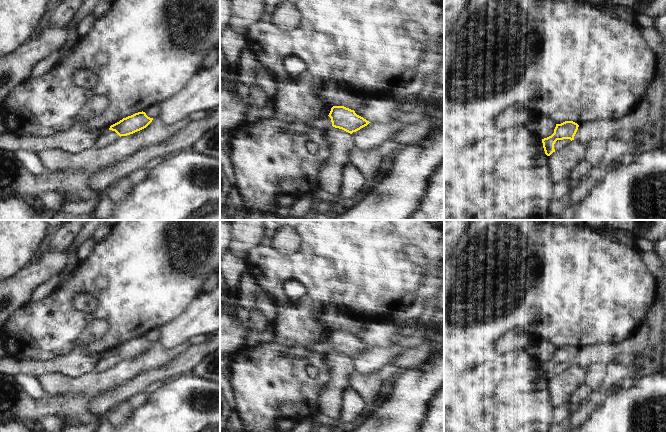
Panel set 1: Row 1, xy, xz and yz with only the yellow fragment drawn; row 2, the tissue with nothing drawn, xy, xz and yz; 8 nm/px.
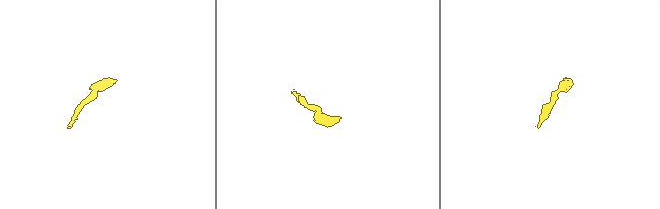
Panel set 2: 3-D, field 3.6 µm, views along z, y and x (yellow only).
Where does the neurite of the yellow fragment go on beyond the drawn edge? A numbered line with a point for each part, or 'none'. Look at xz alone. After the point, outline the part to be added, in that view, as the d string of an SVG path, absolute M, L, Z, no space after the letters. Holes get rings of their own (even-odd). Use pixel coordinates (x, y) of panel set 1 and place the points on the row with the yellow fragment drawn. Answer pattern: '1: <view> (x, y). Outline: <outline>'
1: xz (297, 128). Outline: M325 116L321 119L318 119L316 121L312 122L311 124L307 124L307 123L300 122L300 121L295 121L286 127L284 132L291 133L294 136L301 136L309 128L327 131L331 127L333 127L331 118L329 116Z

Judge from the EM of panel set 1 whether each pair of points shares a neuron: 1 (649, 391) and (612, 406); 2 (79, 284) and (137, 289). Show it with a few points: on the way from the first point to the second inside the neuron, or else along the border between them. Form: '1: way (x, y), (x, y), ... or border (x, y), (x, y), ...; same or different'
1: way (640, 398), (633, 399), (626, 406), (621, 406); same
2: way (93, 291), (97, 294), (123, 294); same

